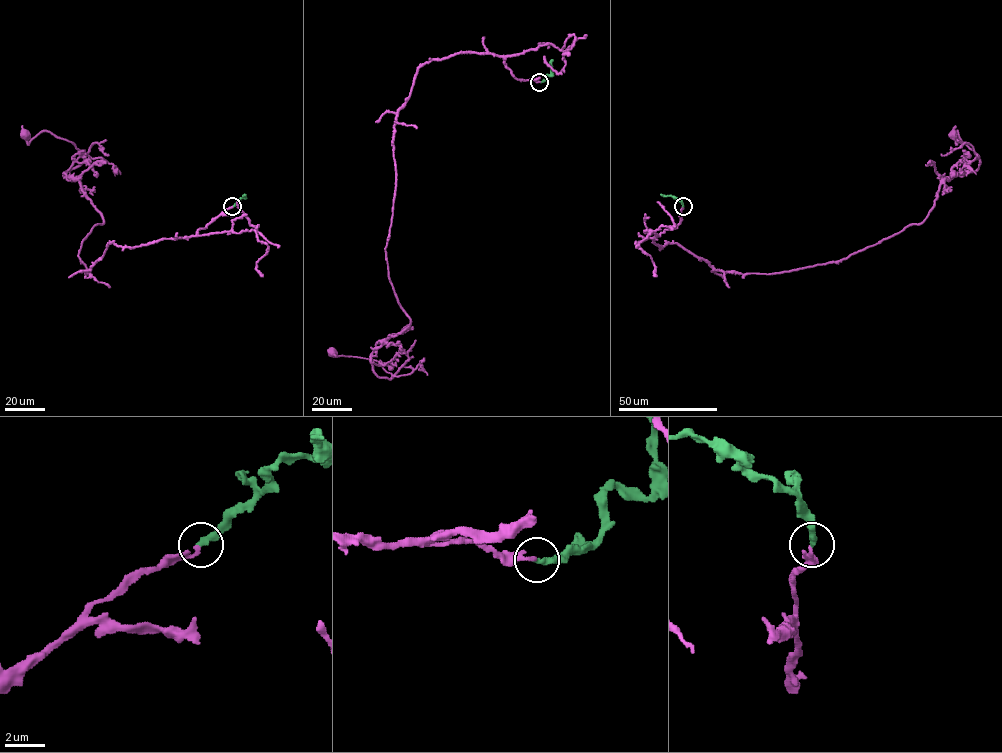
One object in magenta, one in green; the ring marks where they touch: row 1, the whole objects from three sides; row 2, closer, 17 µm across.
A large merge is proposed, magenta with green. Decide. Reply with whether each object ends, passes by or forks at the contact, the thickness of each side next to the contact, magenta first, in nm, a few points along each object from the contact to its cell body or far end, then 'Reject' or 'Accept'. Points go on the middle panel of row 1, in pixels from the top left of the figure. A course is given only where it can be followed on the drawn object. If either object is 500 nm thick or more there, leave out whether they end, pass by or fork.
At the ring magenta ends. At the ring green ends. Thickness 180 nm (magenta) against 320 nm. Course of magenta: (539, 82), (492, 54), (418, 68), (394, 126), (385, 248), (410, 325), (371, 355), (389, 379), (331, 352). Course of green: (540, 82), (551, 74), (552, 60). Accept

